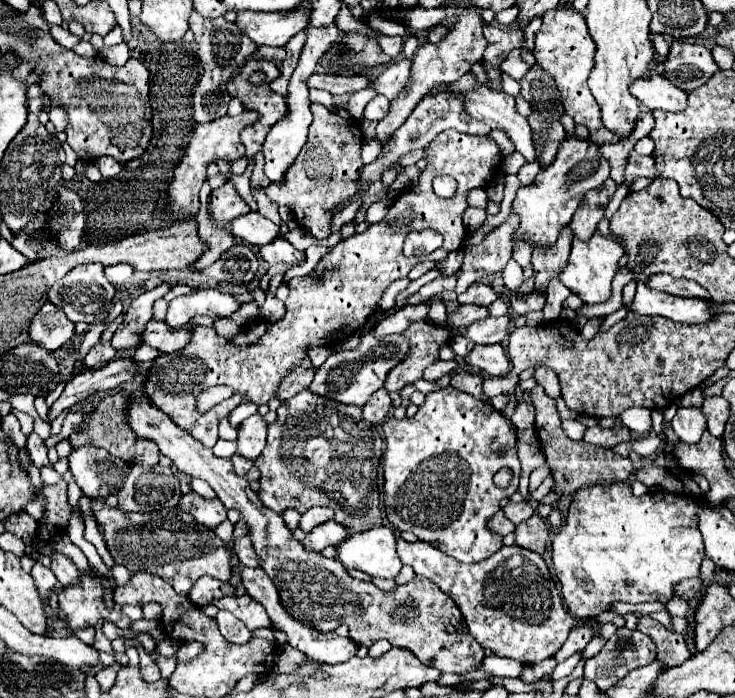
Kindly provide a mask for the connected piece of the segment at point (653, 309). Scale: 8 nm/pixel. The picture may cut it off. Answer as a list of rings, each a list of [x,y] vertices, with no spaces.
[[[638,282],[636,296],[628,310],[642,314],[642,316],[664,316],[676,322],[686,324],[704,324],[712,320],[708,300],[696,300],[696,298],[678,298],[668,296],[666,292],[656,292],[654,288],[648,288],[646,284]]]

